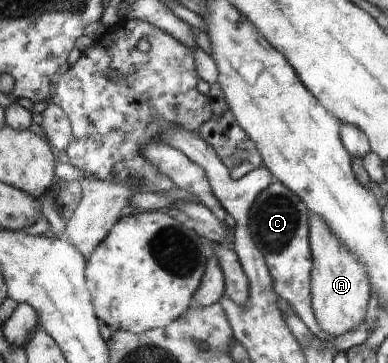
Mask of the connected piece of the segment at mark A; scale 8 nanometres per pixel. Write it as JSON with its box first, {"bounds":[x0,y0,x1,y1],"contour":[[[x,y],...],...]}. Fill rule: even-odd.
{"bounds":[310,215,370,339],"contour":[[[310,215],[310,246],[314,258],[314,267],[311,269],[311,308],[320,331],[326,337],[336,339],[356,330],[364,320],[370,298],[367,269],[315,215]]]}

